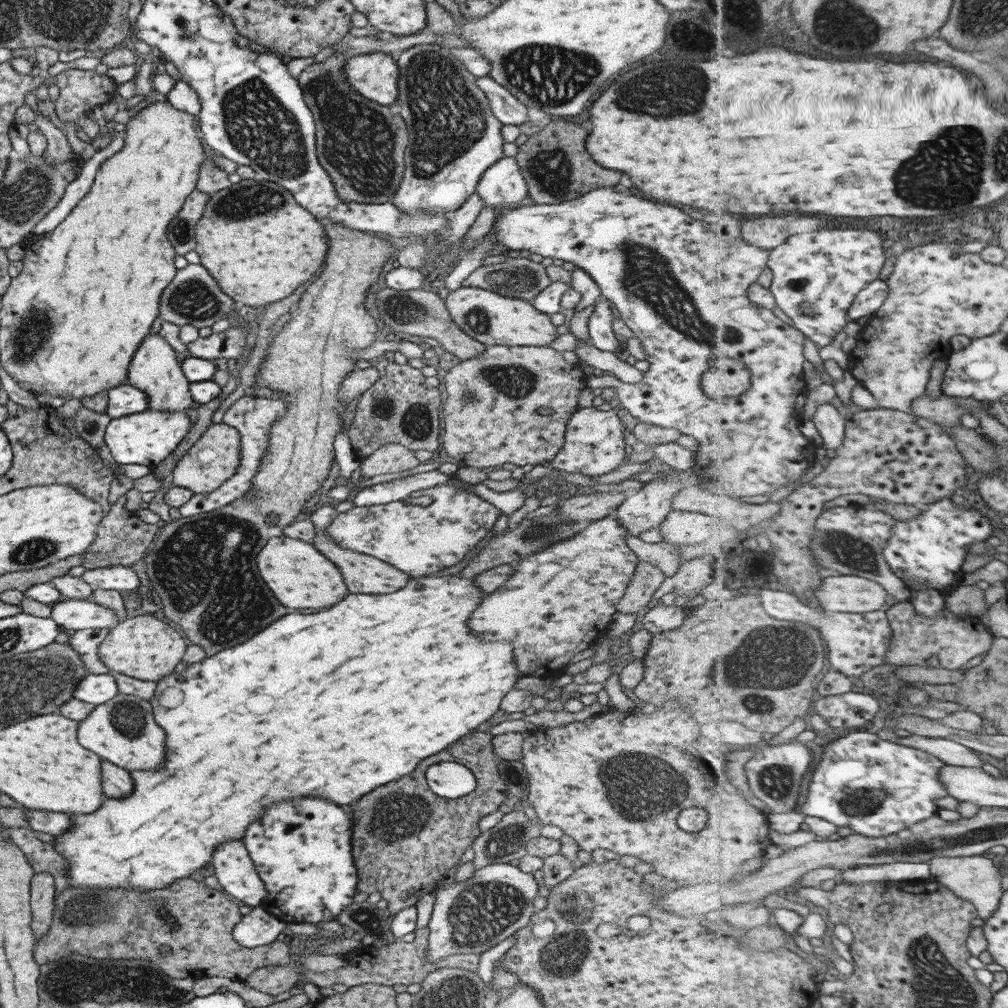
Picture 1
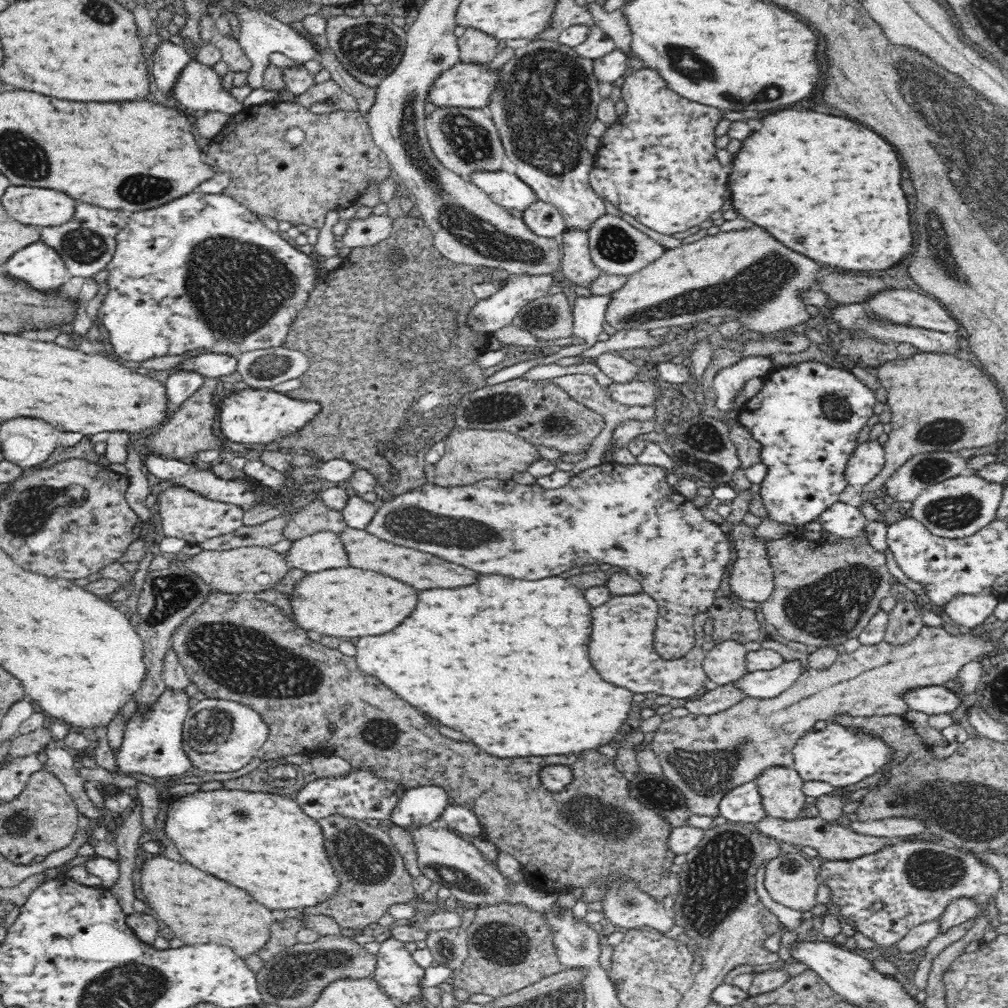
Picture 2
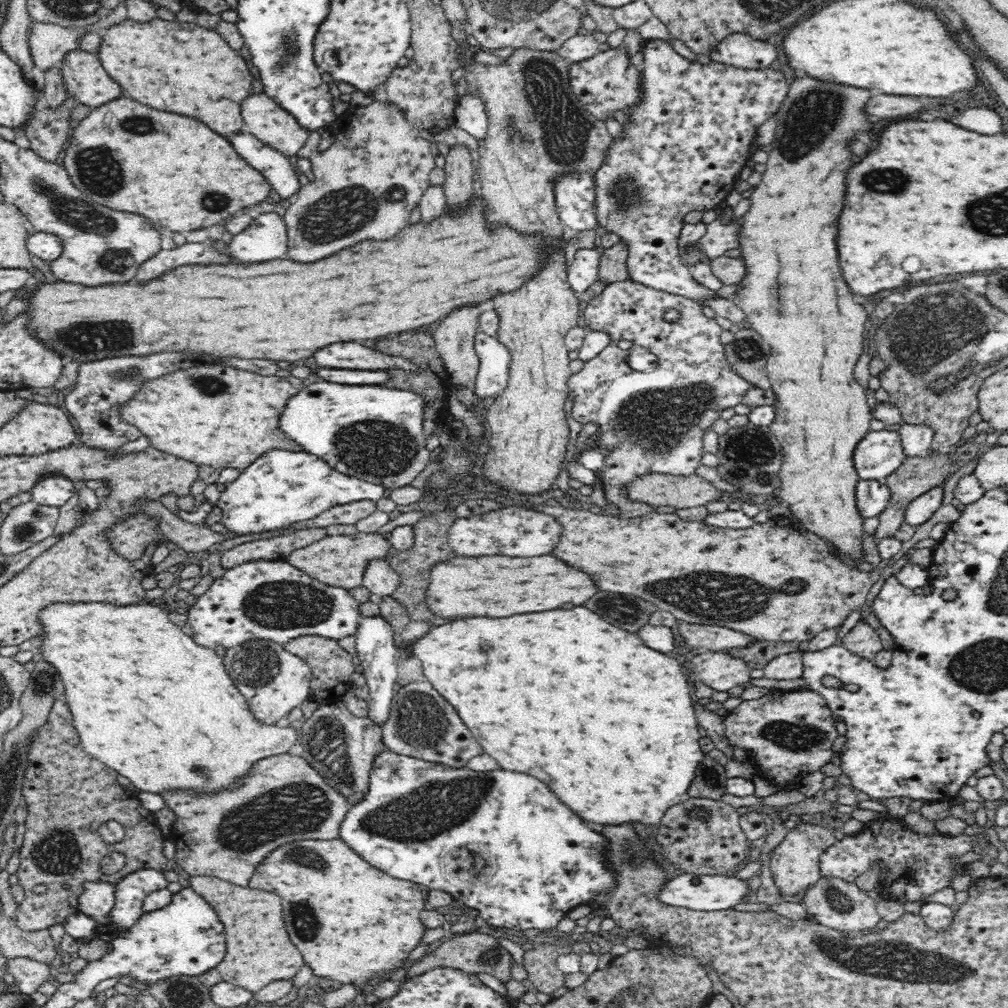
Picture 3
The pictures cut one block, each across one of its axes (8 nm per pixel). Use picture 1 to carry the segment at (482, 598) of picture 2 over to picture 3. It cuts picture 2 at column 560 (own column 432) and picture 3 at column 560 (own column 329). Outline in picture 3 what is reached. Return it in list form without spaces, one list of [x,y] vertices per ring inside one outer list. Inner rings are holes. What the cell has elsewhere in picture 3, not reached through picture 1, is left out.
[[[576,606],[572,610],[548,610],[536,614],[516,614],[512,618],[464,618],[454,620],[444,626],[436,626],[428,634],[412,643],[412,655],[420,659],[424,676],[452,706],[458,710],[464,724],[472,730],[474,738],[480,738],[480,746],[486,754],[496,758],[502,768],[514,772],[526,772],[540,778],[566,806],[570,806],[575,814],[594,822],[620,826],[628,822],[638,822],[646,826],[656,826],[665,816],[670,806],[683,802],[696,768],[705,760],[698,740],[698,724],[694,703],[690,699],[690,688],[682,673],[682,666],[670,654],[660,653],[644,645],[637,633],[620,630],[608,622],[604,622],[598,614],[590,612],[584,606]]]

